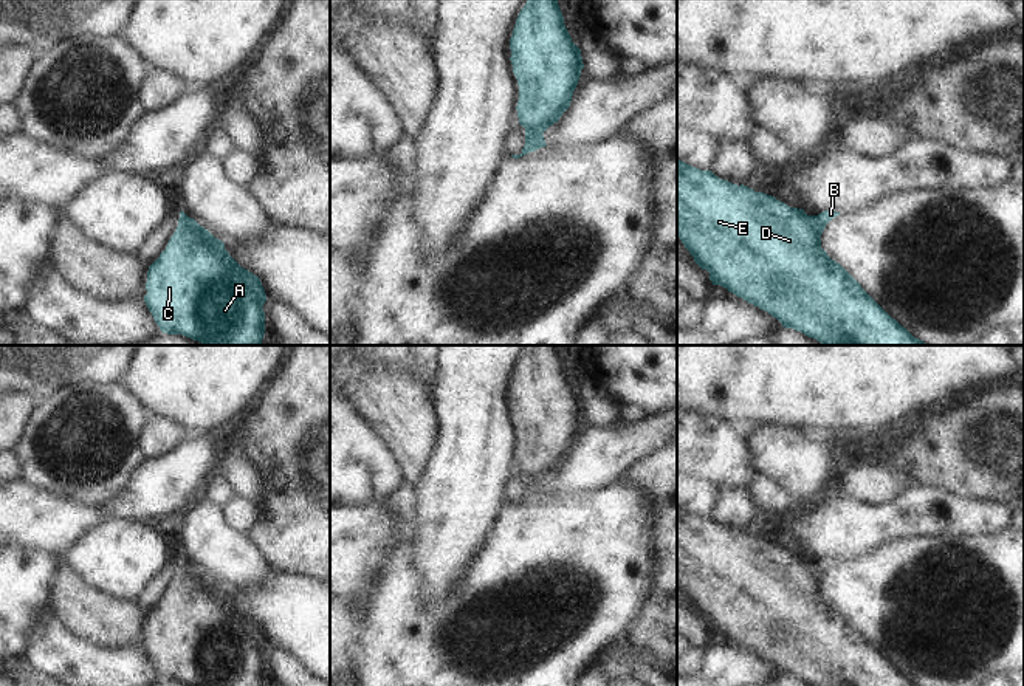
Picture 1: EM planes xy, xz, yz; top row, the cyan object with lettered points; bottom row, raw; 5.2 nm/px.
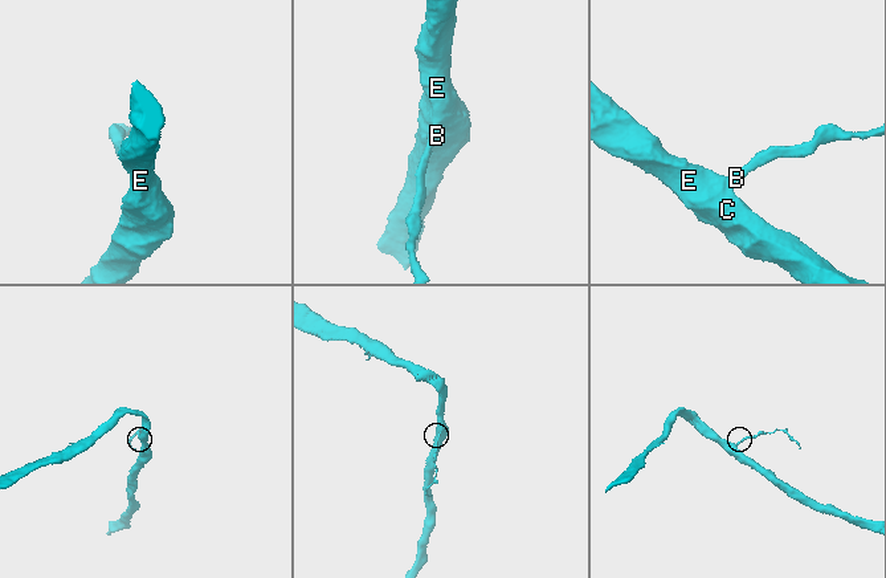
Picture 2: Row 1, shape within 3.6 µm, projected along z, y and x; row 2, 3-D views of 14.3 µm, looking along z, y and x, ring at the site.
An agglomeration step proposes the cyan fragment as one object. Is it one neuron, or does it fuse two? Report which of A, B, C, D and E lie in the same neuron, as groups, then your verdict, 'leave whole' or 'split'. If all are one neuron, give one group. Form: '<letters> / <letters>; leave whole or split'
A C D E / B; split

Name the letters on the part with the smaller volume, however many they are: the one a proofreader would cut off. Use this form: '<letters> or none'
B

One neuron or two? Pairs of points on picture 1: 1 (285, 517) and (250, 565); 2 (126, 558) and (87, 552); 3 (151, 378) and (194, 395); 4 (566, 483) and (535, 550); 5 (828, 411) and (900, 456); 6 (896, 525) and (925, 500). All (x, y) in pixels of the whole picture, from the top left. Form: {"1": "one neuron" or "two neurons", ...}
{"1": "two neurons", "2": "one neuron", "3": "one neuron", "4": "two neurons", "5": "two neurons", "6": "one neuron"}

